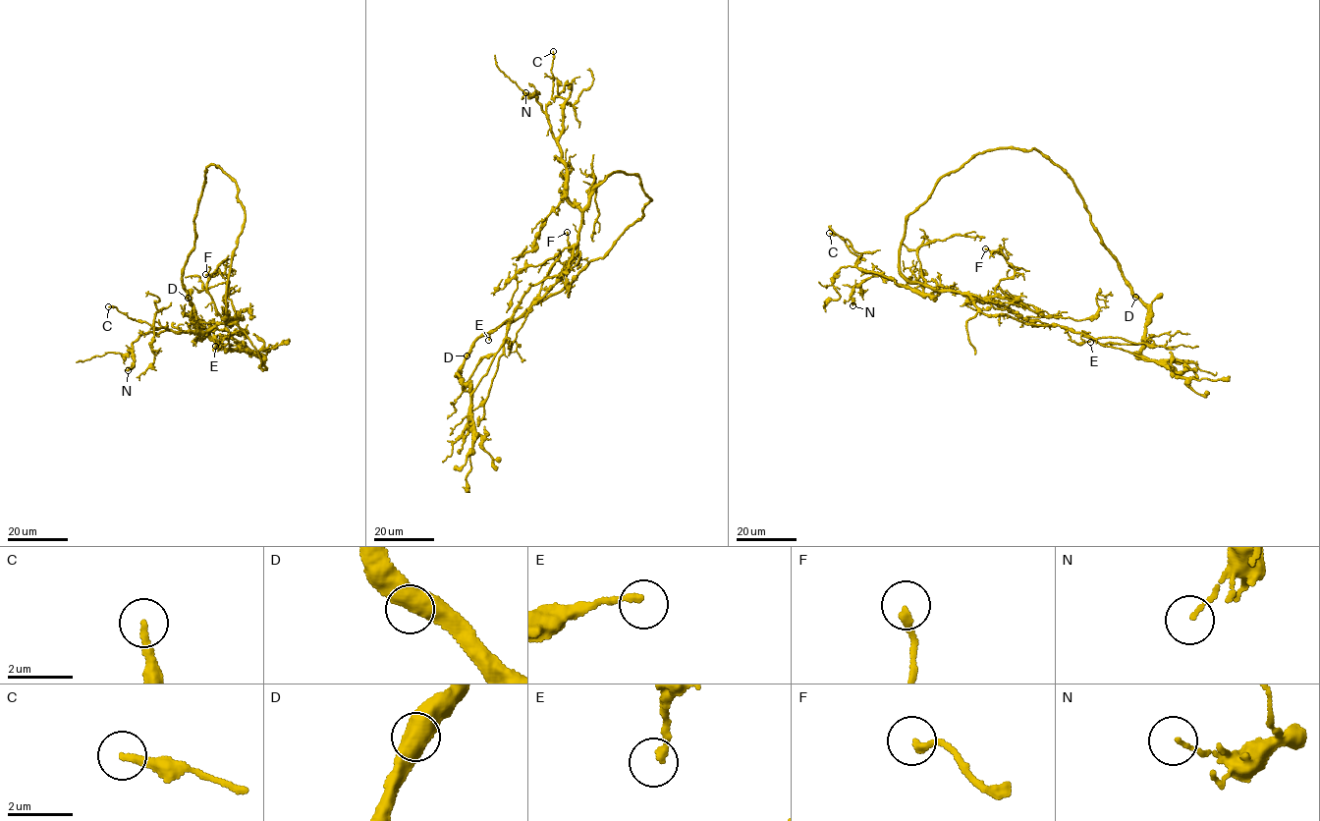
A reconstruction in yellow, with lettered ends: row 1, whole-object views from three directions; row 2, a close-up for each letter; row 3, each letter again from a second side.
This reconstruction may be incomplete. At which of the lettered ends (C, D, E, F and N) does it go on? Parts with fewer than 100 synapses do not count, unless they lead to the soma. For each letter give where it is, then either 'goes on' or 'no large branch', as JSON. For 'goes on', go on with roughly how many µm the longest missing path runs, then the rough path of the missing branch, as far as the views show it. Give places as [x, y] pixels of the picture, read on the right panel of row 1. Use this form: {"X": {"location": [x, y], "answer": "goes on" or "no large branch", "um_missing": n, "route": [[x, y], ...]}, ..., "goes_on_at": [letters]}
{"C": {"location": [829, 233], "answer": "no large branch"}, "D": {"location": [1135, 297], "answer": "no large branch"}, "E": {"location": [1090, 342], "answer": "no large branch"}, "F": {"location": [985, 248], "answer": "no large branch"}, "N": {"location": [852, 305], "answer": "no large branch"}, "goes_on_at": []}

